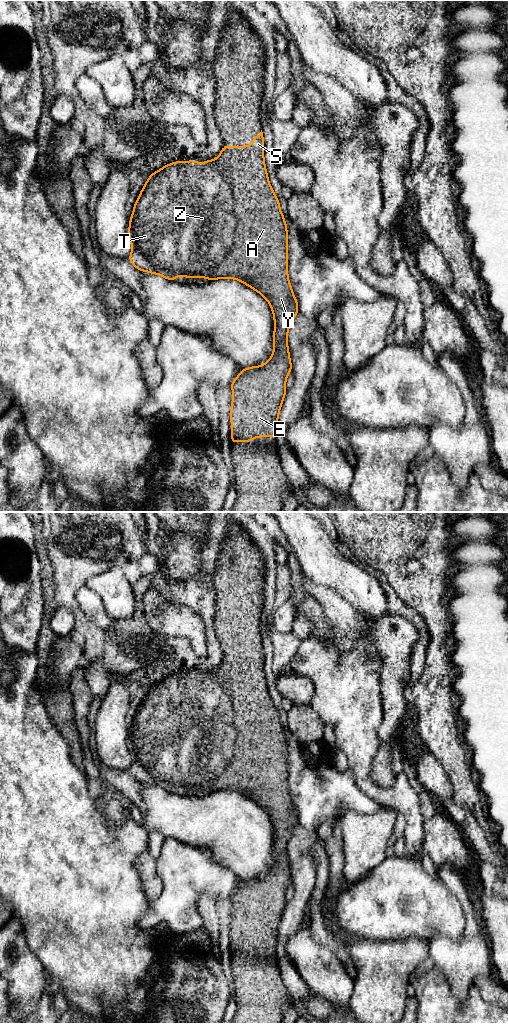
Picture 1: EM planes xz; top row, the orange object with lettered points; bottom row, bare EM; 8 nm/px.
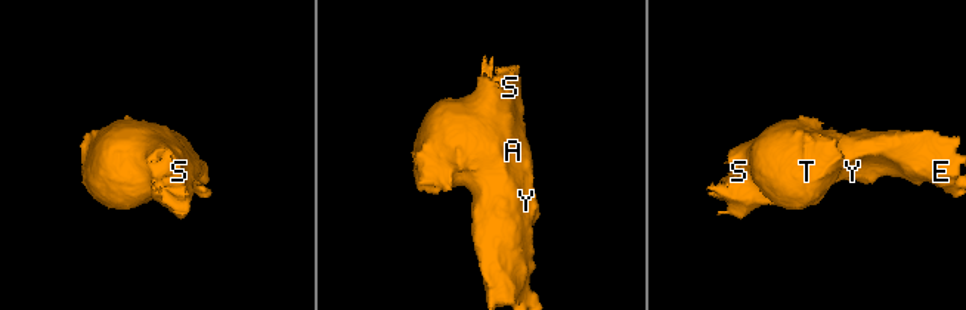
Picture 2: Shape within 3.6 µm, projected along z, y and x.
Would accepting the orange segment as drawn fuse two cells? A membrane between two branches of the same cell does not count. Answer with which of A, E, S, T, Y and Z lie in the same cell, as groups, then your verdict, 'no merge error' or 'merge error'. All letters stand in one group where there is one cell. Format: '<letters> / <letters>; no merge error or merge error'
A E S T Y Z; no merge error

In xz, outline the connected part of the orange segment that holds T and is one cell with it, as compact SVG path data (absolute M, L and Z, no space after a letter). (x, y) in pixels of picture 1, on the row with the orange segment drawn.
M261 132L251 139L253 142L250 146L223 146L217 159L208 160L203 163L192 161L176 161L165 165L160 170L152 173L141 190L139 197L133 207L133 213L129 221L128 237L132 245L132 251L129 261L139 271L149 272L163 276L164 278L175 281L176 276L184 276L187 278L207 278L208 280L216 280L221 278L236 279L262 295L270 304L274 316L274 350L270 359L261 366L253 366L242 369L240 374L231 383L233 391L231 403L231 443L234 442L250 442L256 437L276 437L278 416L286 394L285 383L287 376L292 370L290 361L290 353L288 350L288 329L292 324L294 317L298 314L298 302L292 291L288 278L288 232L284 216L280 210L280 204L272 186L269 183L268 174L264 161L264 135Z

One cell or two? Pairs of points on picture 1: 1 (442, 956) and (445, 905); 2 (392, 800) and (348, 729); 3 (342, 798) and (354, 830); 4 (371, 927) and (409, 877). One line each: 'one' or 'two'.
1: two
2: one
3: two
4: one

